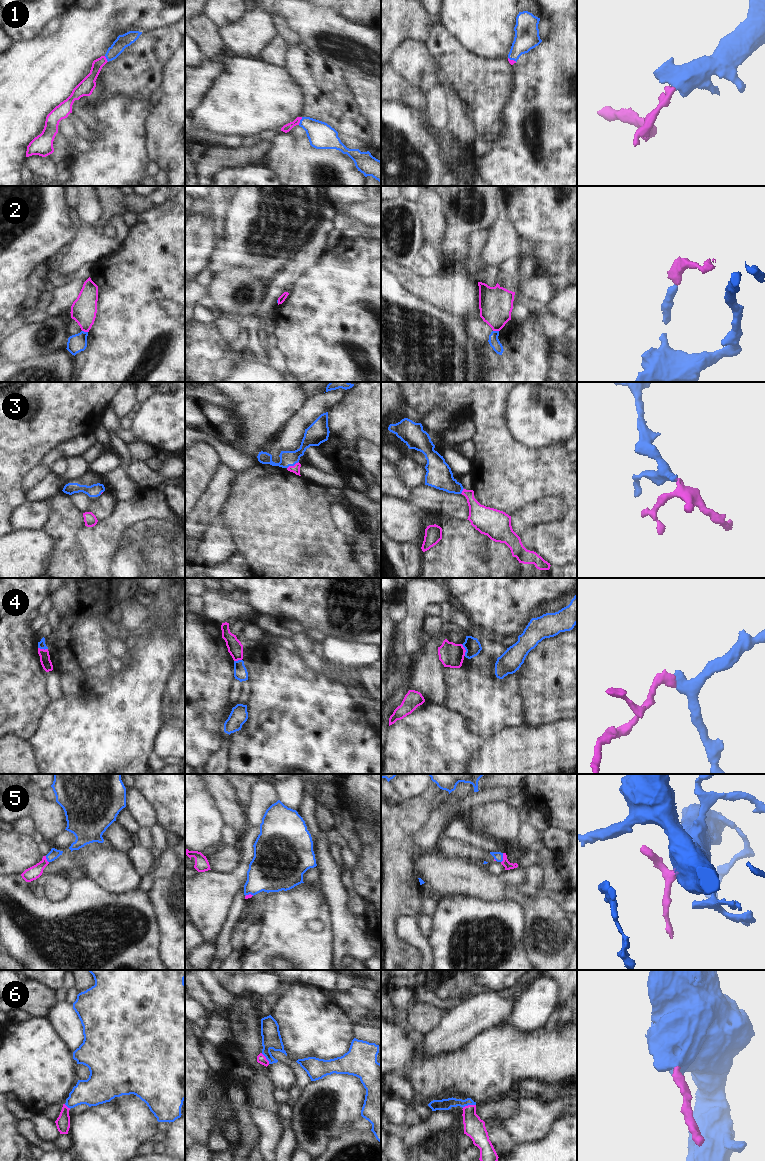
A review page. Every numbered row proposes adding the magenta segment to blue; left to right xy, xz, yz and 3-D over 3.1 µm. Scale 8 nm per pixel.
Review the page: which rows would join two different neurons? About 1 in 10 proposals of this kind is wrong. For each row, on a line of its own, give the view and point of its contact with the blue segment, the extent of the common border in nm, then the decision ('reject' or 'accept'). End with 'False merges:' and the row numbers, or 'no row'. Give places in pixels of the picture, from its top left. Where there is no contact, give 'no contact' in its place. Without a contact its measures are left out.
1: meets blue in xz at (300, 121); contact 70 nm long; accept
2: meets blue in xy at (85, 332); contact 50 nm long; reject
3: meets blue in xz at (292, 465); contact 110 nm long; accept
4: meets blue in yz at (465, 649); contact 100 nm long; reject
5: meets blue in yz at (502, 858); contact 80 nm long; accept
6: meets blue in yz at (468, 1104); contact 110 nm long; accept
False merges: 2, 4

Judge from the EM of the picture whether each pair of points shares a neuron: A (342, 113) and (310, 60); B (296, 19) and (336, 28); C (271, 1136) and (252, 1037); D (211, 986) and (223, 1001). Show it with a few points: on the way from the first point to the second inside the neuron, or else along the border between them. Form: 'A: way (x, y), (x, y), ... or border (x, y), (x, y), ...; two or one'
A: way (330, 100), (322, 83), (312, 73); one
B: way (306, 21), (318, 28), (326, 28); one
C: border (253, 1107), (250, 1111), (250, 1121), (259, 1132); two
D: way (215, 990), (221, 997); one

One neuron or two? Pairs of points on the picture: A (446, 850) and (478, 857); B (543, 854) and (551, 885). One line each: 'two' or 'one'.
A: one
B: one

